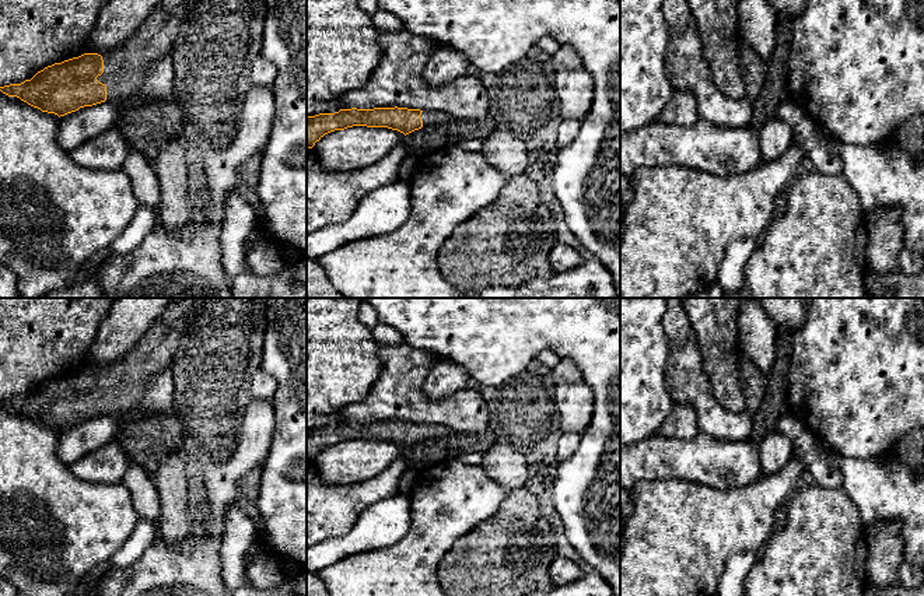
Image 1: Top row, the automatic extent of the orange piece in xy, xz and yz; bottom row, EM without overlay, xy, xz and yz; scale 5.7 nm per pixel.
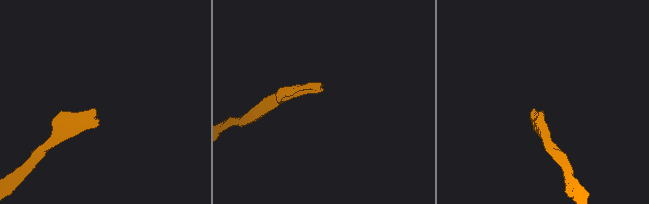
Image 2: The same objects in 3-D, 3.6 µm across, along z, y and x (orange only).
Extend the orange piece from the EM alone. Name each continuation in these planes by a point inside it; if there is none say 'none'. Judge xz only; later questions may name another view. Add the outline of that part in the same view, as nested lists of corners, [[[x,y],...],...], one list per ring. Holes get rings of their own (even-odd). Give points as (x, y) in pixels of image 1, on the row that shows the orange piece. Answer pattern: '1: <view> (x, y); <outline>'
1: xz (427, 116); [[[423,111],[420,118],[423,120],[423,126],[447,123],[452,119],[448,113],[440,111]]]

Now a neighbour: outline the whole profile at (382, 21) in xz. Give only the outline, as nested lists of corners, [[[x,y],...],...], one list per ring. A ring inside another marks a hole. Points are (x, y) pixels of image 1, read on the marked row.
[[[378,10],[371,15],[371,24],[378,32],[399,32],[403,24],[393,13]]]

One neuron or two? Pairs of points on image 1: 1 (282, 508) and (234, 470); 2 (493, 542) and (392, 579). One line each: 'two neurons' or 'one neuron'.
1: two neurons
2: two neurons

